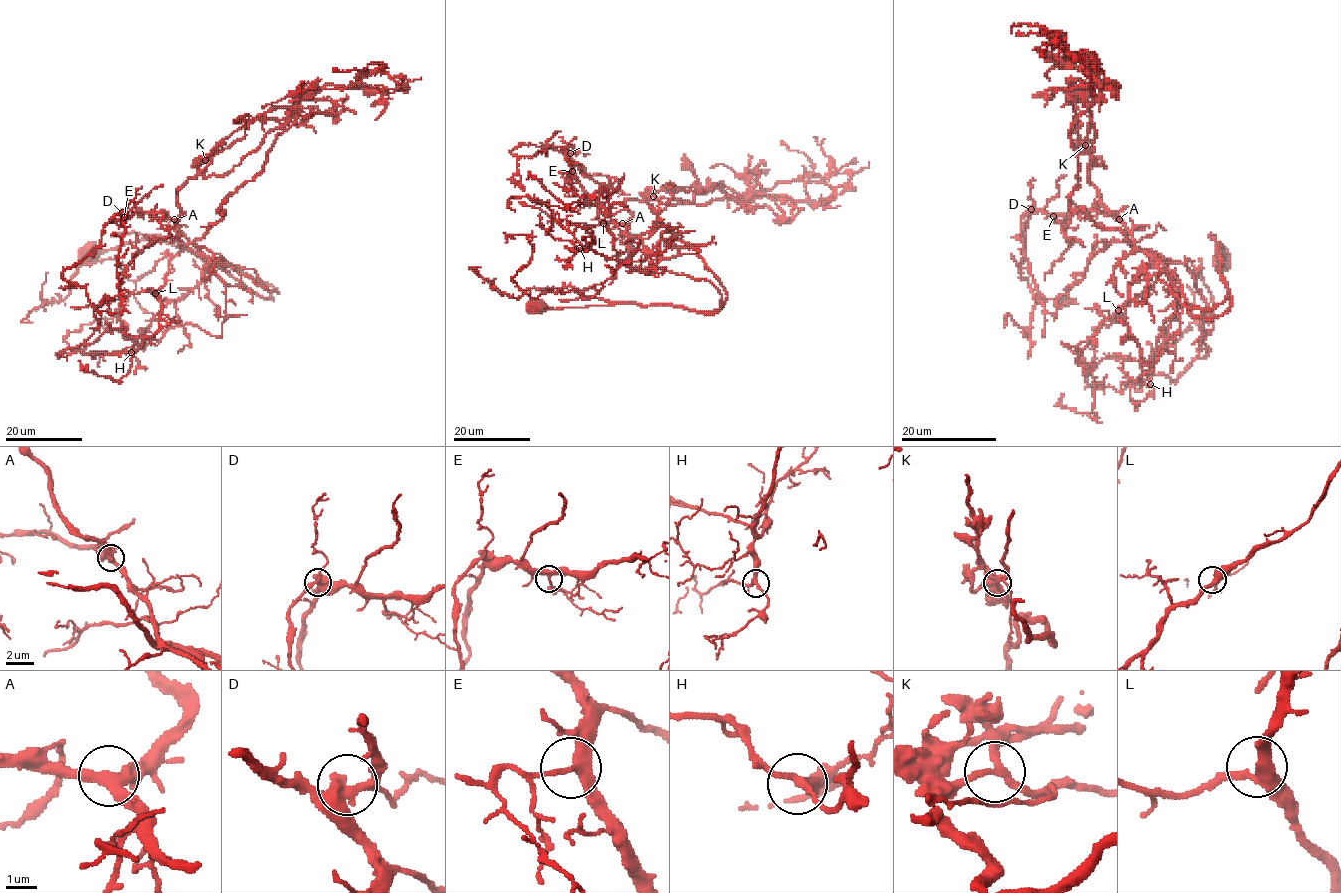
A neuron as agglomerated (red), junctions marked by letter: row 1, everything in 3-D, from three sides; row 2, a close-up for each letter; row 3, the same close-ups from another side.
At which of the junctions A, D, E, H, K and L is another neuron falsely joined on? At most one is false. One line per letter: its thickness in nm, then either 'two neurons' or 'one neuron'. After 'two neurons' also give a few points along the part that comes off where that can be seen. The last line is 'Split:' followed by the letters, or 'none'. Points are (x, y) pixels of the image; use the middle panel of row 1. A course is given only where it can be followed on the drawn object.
A: calibre 340 nm; one neuron
D: calibre 400 nm; one neuron
E: calibre 300 nm; one neuron
H: calibre 240 nm; one neuron
K: calibre 240 nm; two neurons; course (653, 196), (661, 199), (625, 202), (626, 229), (658, 267), (707, 279), (721, 295), (717, 311), (559, 300)
L: calibre 360 nm; one neuron
Split: K

